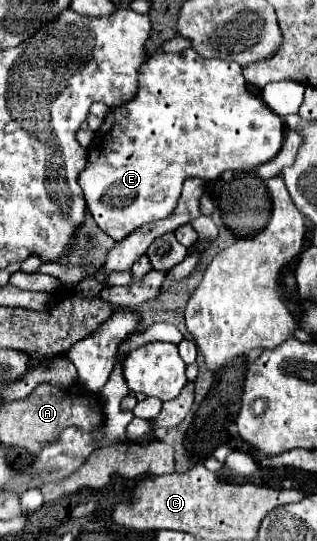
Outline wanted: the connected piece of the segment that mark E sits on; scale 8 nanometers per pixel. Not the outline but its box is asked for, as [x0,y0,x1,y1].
[79,48,283,242]

